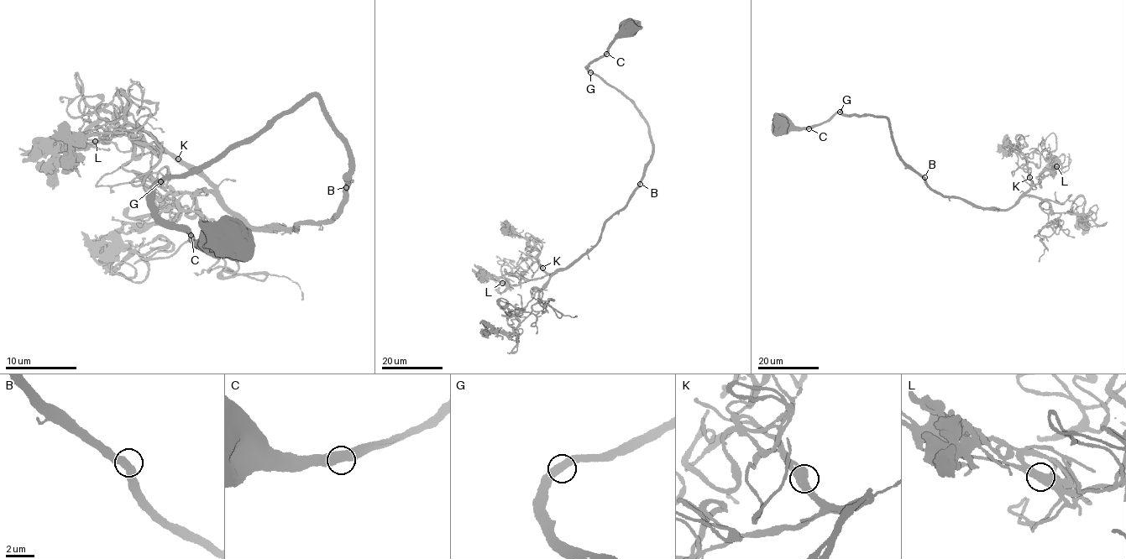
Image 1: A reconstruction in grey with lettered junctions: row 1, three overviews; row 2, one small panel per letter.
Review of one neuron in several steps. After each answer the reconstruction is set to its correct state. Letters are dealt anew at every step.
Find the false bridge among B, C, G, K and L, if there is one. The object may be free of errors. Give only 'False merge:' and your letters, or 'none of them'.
False merge: none of them

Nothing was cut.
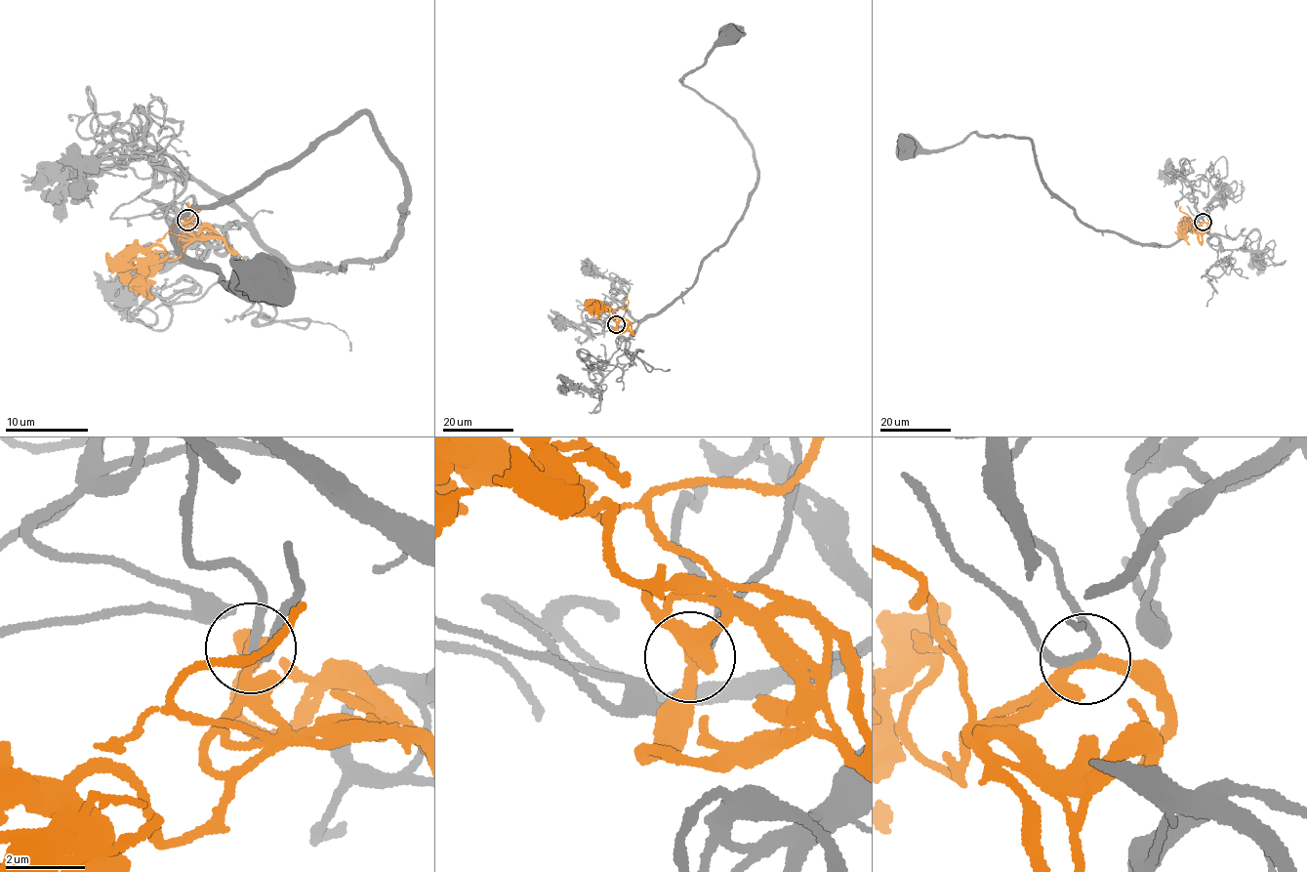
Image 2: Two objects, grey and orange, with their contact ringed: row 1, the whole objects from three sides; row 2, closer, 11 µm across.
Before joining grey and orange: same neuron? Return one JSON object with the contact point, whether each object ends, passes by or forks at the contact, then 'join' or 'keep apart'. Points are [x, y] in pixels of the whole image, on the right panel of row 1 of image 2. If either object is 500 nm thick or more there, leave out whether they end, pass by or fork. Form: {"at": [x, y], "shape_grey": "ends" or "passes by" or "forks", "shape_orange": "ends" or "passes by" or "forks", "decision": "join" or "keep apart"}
{"at": [1203, 222], "shape_grey": "passes by", "shape_orange": "passes by", "decision": "join"}

